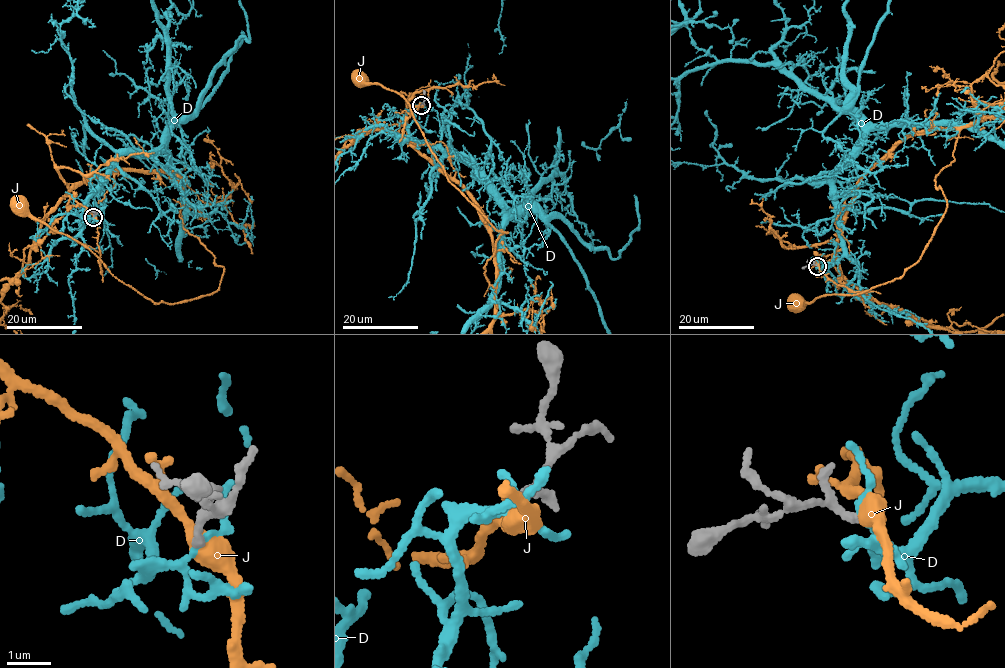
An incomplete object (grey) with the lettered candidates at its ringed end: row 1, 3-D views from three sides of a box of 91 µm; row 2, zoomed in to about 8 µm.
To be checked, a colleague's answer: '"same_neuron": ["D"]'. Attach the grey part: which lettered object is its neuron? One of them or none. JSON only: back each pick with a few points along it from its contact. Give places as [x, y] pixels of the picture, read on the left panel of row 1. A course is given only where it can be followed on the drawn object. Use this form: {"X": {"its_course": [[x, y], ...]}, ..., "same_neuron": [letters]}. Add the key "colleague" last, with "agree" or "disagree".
{"same_neuron": [], "colleague": "disagree"}

